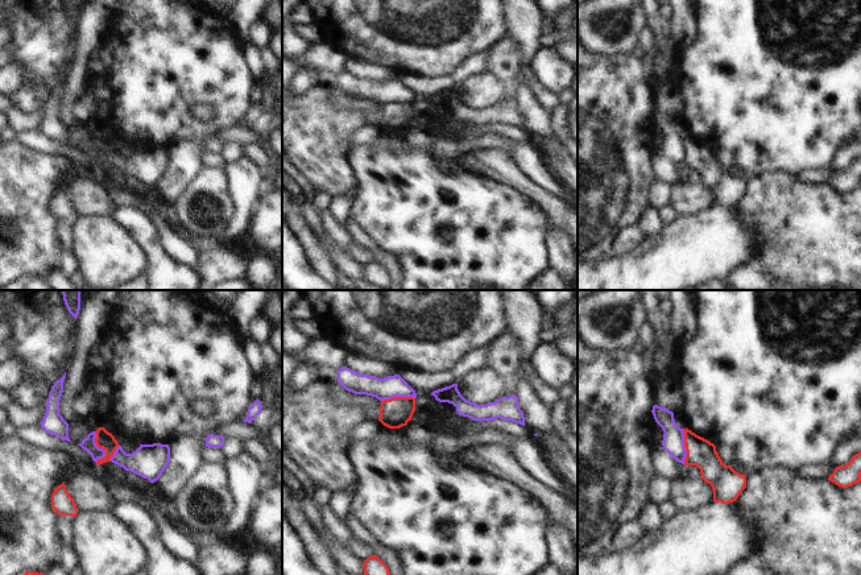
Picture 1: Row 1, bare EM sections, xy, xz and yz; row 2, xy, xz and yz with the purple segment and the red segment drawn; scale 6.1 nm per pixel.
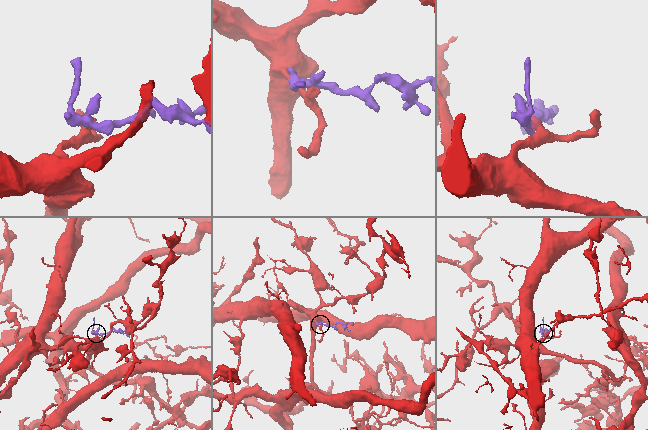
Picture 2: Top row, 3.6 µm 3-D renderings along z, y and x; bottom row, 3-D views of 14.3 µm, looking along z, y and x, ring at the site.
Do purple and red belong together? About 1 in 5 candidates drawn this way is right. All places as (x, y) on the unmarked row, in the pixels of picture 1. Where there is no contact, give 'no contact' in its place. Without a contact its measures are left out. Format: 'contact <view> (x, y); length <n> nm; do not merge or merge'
contact xy (100, 153); length 190 nm; do not merge

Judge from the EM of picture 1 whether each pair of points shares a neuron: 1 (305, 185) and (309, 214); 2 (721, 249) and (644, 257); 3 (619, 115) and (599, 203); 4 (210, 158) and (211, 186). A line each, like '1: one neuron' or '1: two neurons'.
1: one neuron
2: one neuron
3: one neuron
4: two neurons

